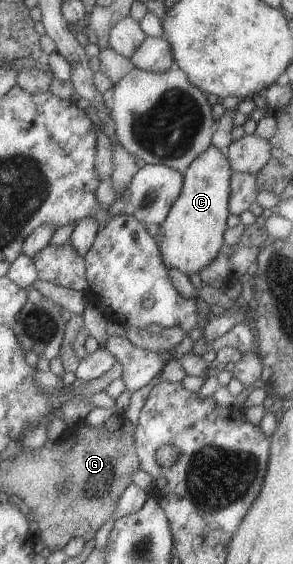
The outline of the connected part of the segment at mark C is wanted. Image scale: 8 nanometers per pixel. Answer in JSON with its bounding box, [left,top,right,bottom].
[153,144,231,277]

